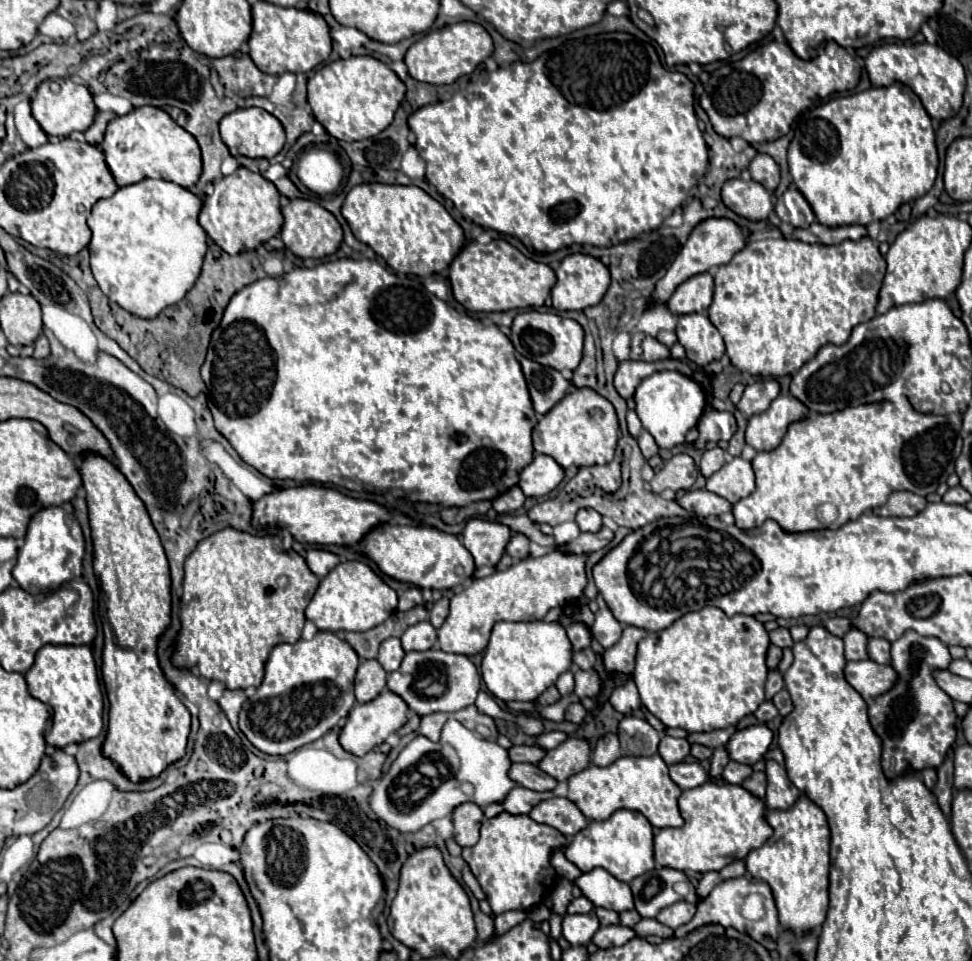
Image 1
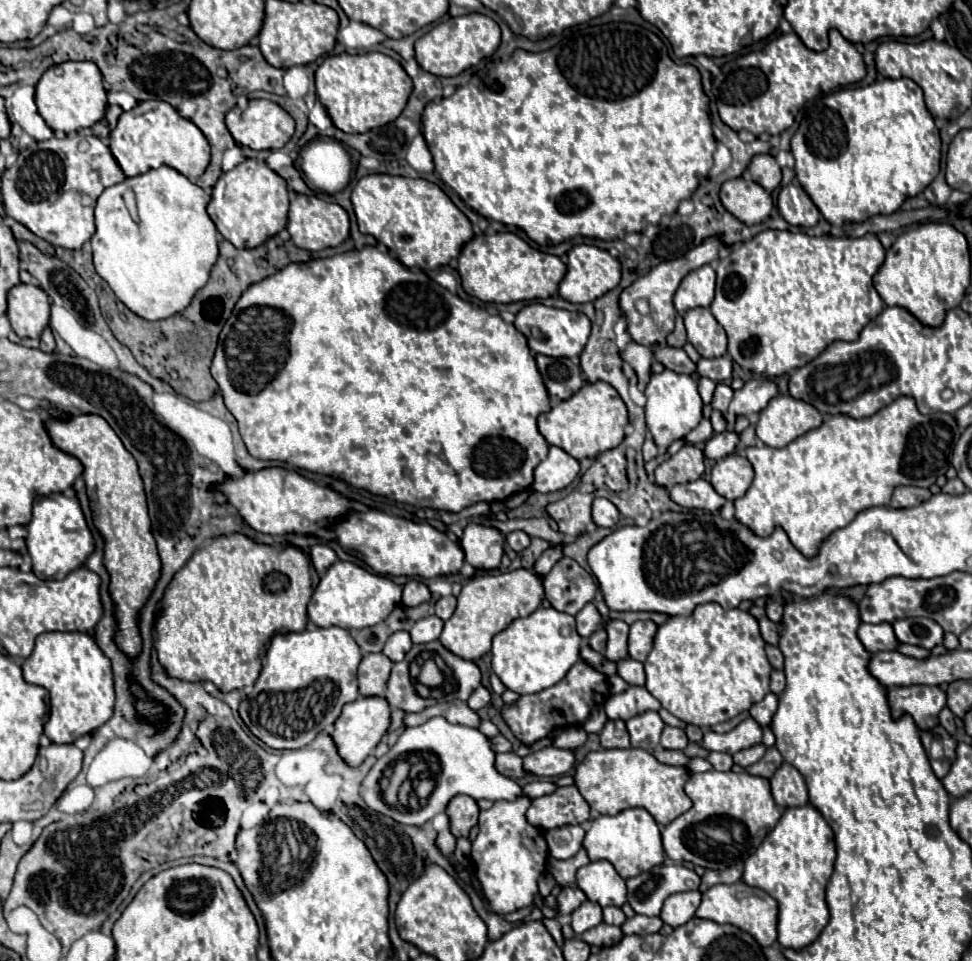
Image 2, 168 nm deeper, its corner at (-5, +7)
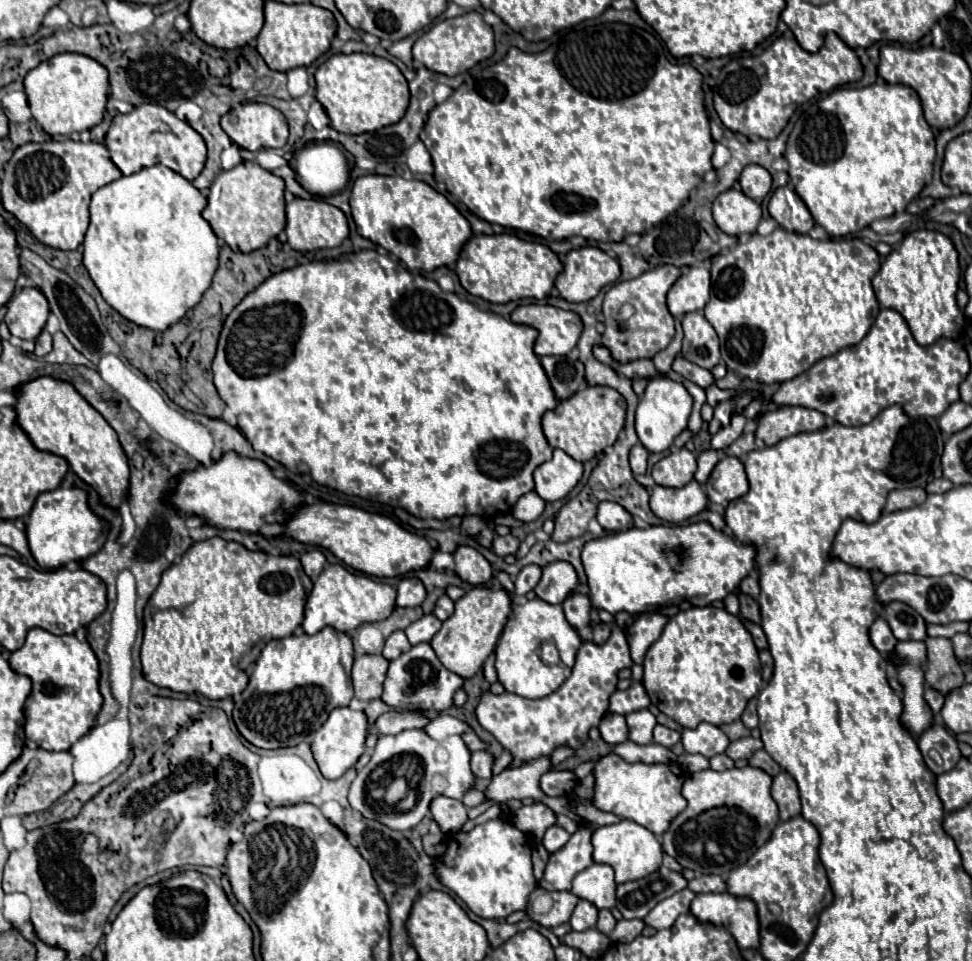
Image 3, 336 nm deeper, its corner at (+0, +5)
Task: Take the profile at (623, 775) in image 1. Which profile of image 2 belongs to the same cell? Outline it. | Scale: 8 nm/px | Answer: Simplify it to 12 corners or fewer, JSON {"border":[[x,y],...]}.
{"border":[[639,748],[589,752],[575,786],[593,812],[693,806],[687,768]]}

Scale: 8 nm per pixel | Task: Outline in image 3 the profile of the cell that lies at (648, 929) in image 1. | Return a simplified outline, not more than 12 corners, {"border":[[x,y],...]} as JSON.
{"border":[[620,920],[610,936],[614,942],[632,942],[644,920]]}

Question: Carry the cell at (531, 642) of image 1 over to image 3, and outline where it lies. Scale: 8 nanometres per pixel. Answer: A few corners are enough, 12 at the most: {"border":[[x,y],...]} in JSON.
{"border":[[560,604],[514,606],[494,652],[498,682],[544,698],[582,638]]}

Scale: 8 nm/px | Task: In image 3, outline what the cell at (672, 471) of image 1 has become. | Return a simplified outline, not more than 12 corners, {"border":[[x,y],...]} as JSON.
{"border":[[680,448],[654,464],[652,478],[682,488],[694,478],[696,456]]}

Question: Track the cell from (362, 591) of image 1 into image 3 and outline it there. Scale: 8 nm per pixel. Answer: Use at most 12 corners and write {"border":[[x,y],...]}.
{"border":[[328,564],[302,628],[354,632],[396,606],[396,588]]}

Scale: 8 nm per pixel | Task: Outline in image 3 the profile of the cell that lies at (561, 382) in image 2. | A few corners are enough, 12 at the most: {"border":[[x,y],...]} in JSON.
{"border":[[566,356],[540,362],[560,400],[584,382],[582,364]]}

